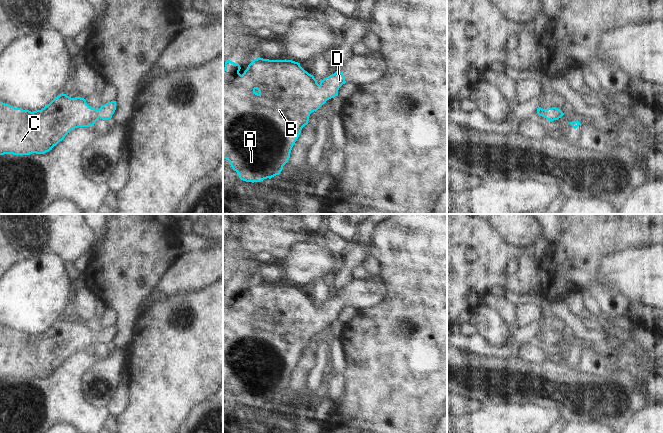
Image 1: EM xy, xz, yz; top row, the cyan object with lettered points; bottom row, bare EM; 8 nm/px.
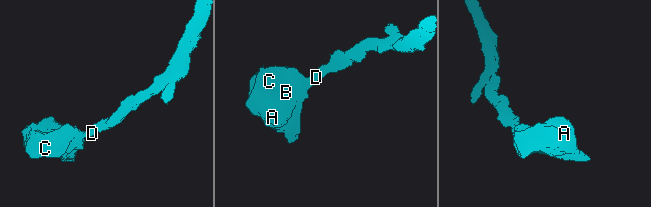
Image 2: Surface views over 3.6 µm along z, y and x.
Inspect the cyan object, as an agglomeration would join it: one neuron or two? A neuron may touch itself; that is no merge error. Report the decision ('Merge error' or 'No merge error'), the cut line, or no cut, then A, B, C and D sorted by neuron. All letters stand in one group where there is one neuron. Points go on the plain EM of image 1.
No merge error. No split. Groups: A B C D.

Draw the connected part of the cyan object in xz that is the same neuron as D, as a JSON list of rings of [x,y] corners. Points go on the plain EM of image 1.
[[[258,281],[252,284],[241,299],[241,291],[226,284],[223,293],[223,382],[230,386],[241,404],[261,406],[279,399],[288,386],[293,369],[302,352],[308,348],[309,340],[327,324],[338,320],[339,312],[346,307],[341,295],[318,305],[305,295],[300,287],[292,284],[269,284]]]

